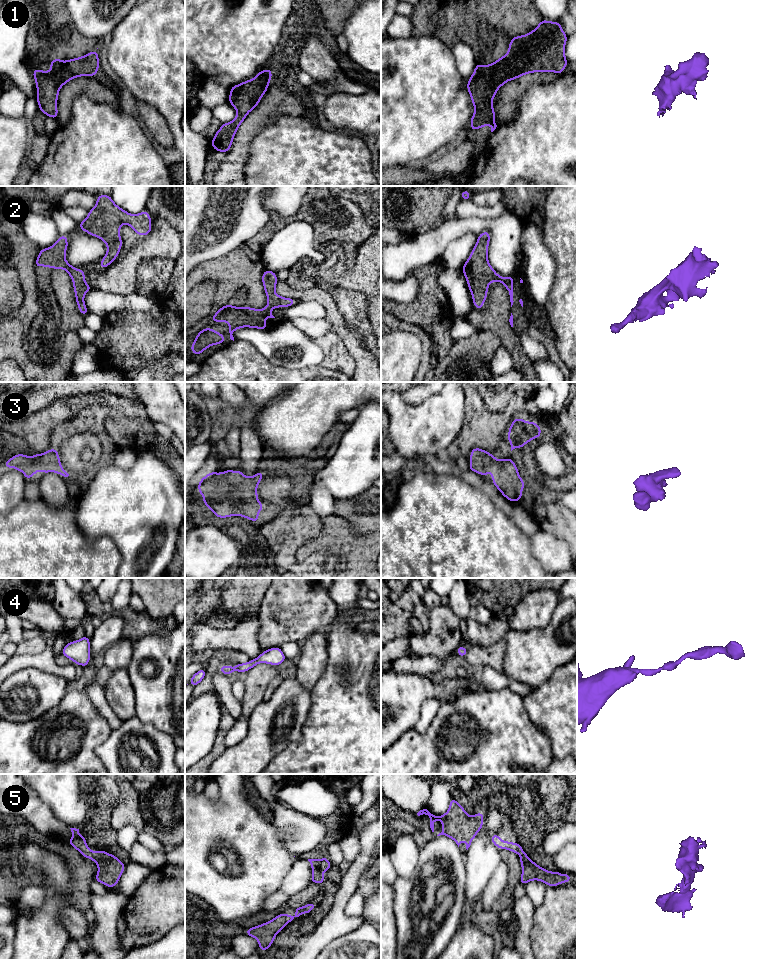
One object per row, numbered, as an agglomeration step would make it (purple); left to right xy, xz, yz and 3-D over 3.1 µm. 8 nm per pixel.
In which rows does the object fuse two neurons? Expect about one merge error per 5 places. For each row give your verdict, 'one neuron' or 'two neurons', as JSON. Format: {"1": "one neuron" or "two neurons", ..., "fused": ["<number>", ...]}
{"1": "one neuron", "2": "one neuron", "3": "one neuron", "4": "one neuron", "5": "one neuron", "fused": []}

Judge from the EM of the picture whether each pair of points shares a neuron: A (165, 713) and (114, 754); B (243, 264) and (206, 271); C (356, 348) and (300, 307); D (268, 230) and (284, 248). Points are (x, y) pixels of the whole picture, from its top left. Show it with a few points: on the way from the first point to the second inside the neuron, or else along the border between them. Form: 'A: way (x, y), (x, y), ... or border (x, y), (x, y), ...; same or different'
A: border (136, 715), (143, 722), (151, 723), (171, 737); different
B: way (234, 271), (215, 271); same
C: border (307, 302), (318, 302), (324, 308), (326, 317); different
D: border (292, 222), (281, 227), (271, 237); different

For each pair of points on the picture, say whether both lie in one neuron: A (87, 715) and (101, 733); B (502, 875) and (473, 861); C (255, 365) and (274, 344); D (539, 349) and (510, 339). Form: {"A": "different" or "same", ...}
{"A": "same", "B": "different", "C": "different", "D": "different"}

